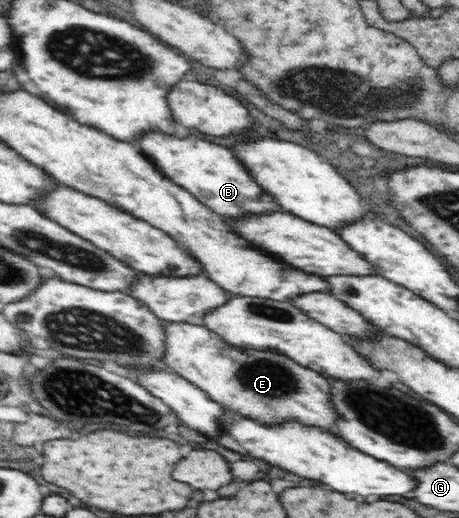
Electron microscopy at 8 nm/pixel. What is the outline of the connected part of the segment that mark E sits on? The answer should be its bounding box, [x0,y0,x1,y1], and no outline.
[162,322,336,430]

